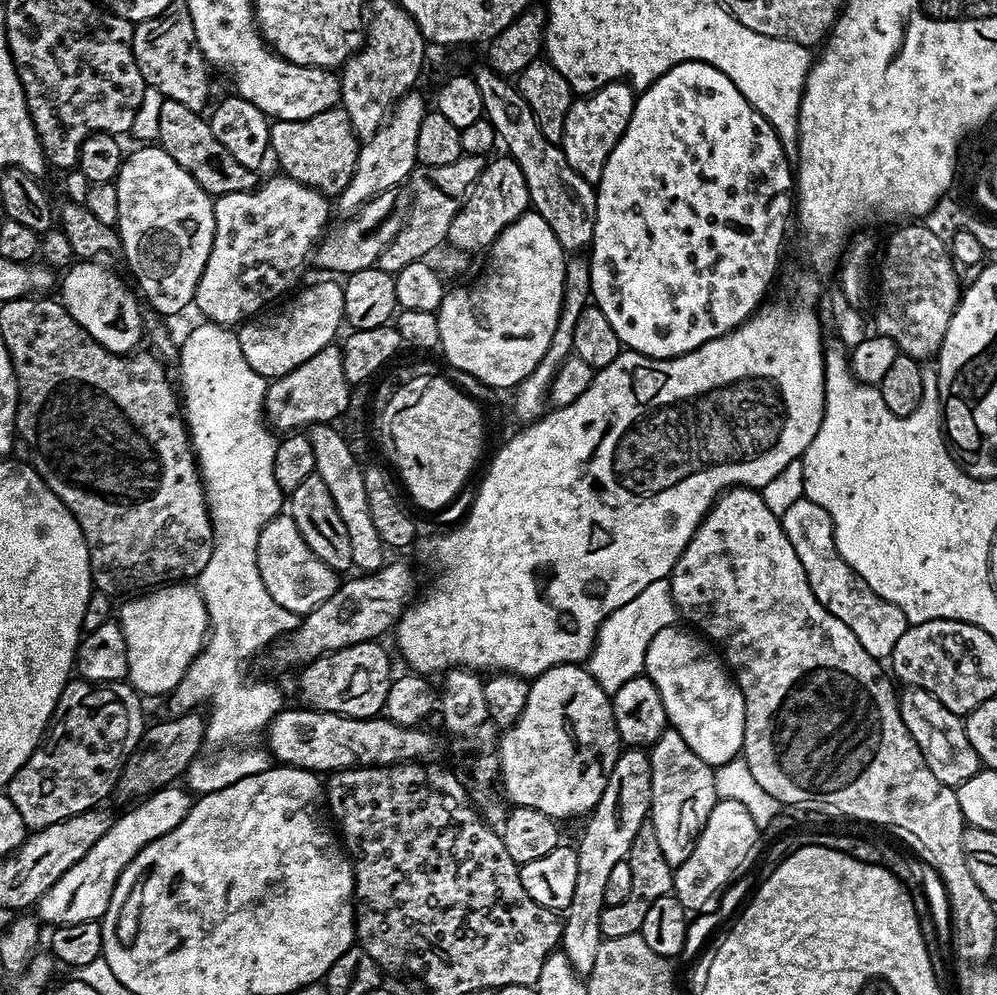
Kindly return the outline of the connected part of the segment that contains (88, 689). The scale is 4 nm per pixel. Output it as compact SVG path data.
M69 679L54 706L54 714L48 720L44 739L18 770L18 774L12 776L6 789L10 802L18 806L18 814L22 814L22 822L26 822L30 830L45 828L74 814L82 814L103 805L104 799L113 795L128 756L140 745L146 727L144 708L140 703L140 693L127 682L91 684L89 680Z

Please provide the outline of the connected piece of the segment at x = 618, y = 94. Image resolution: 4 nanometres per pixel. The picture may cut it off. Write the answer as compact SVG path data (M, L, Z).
M617 82L607 84L598 90L573 99L570 110L566 114L566 126L562 134L560 147L566 154L566 162L586 178L586 182L597 185L602 178L602 170L614 150L618 146L618 138L626 130L630 122L630 114L636 105L637 93L631 83Z

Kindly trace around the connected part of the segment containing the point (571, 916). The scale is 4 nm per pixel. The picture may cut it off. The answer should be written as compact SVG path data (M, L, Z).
M625 747L614 762L614 770L610 770L602 798L598 798L583 821L584 833L580 836L580 844L575 845L578 875L574 881L574 898L570 898L570 906L562 916L564 929L560 935L559 947L566 958L570 958L574 970L580 976L587 978L590 970L594 970L594 961L598 958L598 946L602 939L600 919L602 910L606 907L604 899L609 875L614 866L618 866L618 862L627 860L634 834L638 834L638 826L645 824L651 811L652 767L648 752L642 748Z

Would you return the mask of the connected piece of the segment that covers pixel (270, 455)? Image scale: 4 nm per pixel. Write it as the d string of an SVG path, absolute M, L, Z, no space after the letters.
M200 322L197 328L192 328L185 338L184 344L178 348L178 365L180 364L180 384L178 380L178 388L182 393L182 412L186 417L188 426L188 434L192 441L192 449L198 457L200 475L202 477L202 485L206 491L206 501L210 509L212 517L212 529L214 531L214 539L212 542L212 553L210 554L210 562L206 562L206 570L202 570L202 574L198 577L198 587L200 596L204 600L206 606L206 614L208 615L208 639L204 641L204 649L196 655L194 662L190 662L190 666L186 670L186 674L182 678L182 682L178 682L175 692L167 697L169 713L180 714L185 711L186 706L200 706L203 700L209 700L212 703L212 709L206 712L206 723L204 725L204 747L199 756L190 762L186 773L186 788L189 793L195 794L197 797L210 794L214 790L226 790L226 786L234 786L234 782L238 782L242 778L250 778L250 774L262 774L267 768L273 767L274 760L270 755L267 747L262 746L262 733L267 729L268 723L280 713L280 709L285 707L286 700L284 696L271 684L268 680L255 680L248 673L248 660L252 660L259 654L260 648L267 646L271 640L279 641L285 634L292 632L301 622L301 617L297 613L286 610L282 606L278 606L278 602L274 602L274 598L270 598L270 594L266 590L266 586L262 582L262 574L258 570L258 562L256 555L258 554L258 538L262 534L262 530L266 526L266 522L270 522L275 516L281 515L280 499L282 493L278 482L274 482L274 454L276 453L277 437L274 435L273 429L270 427L264 410L264 395L268 393L269 381L264 379L258 373L250 368L246 362L245 355L239 346L239 338L237 333L231 327L223 324L214 324L211 322Z

